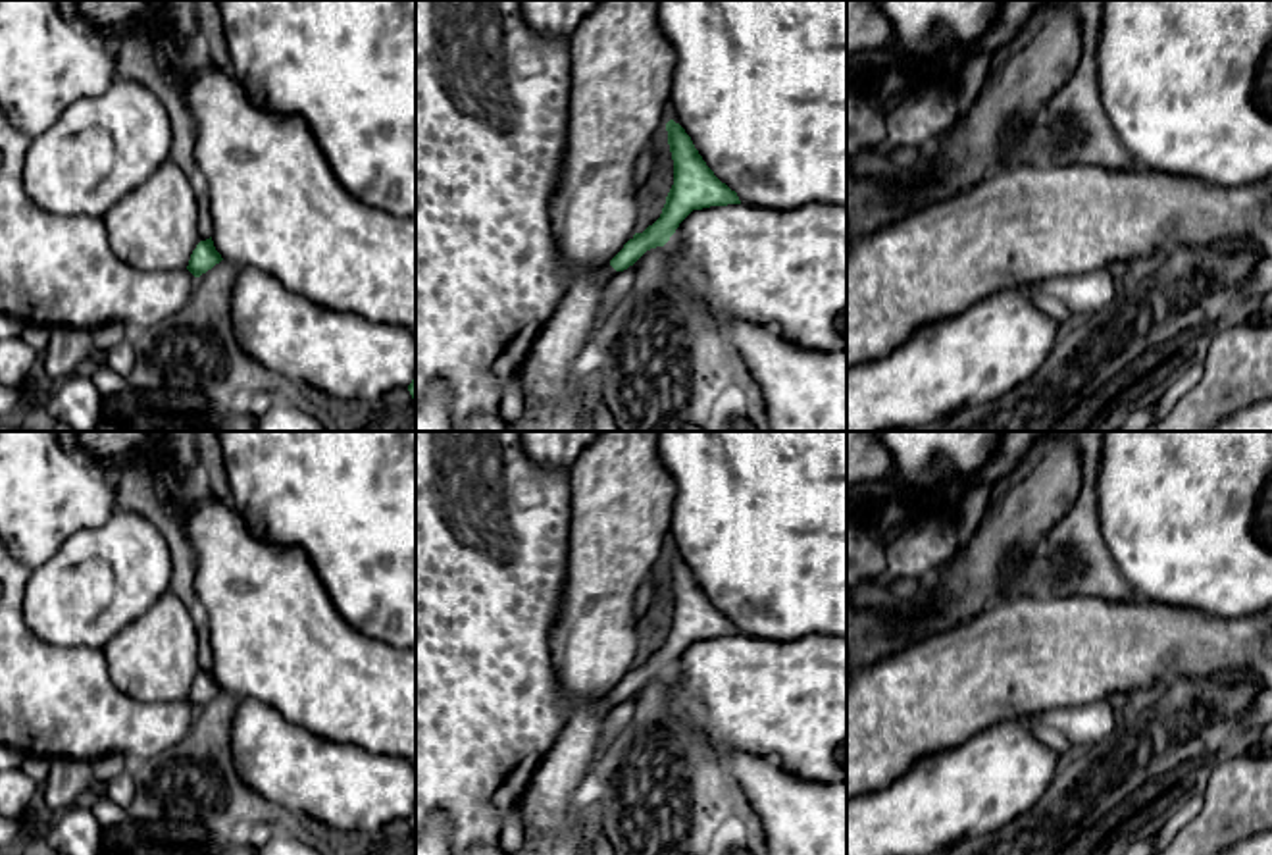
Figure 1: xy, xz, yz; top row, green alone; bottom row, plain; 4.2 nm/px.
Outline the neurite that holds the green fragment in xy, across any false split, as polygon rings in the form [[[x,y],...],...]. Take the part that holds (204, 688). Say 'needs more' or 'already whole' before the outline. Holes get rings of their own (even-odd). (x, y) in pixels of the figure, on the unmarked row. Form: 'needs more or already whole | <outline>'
already whole | [[[212,668],[206,672],[200,672],[196,680],[191,686],[187,701],[194,707],[200,709],[208,701],[212,701],[216,695],[219,695],[223,689],[216,682]]]

